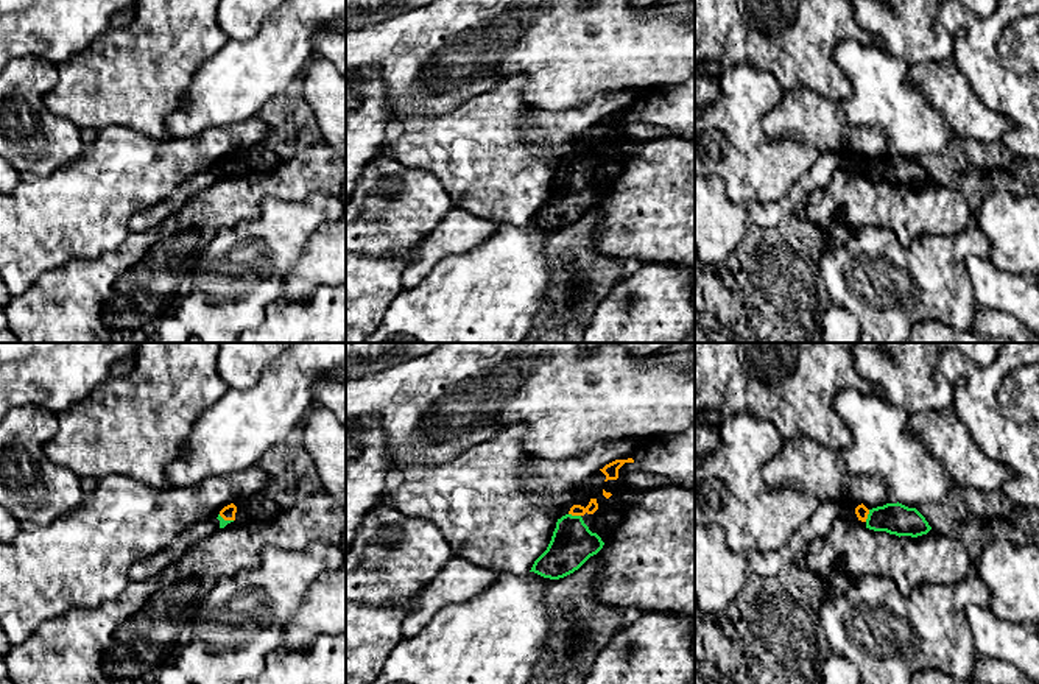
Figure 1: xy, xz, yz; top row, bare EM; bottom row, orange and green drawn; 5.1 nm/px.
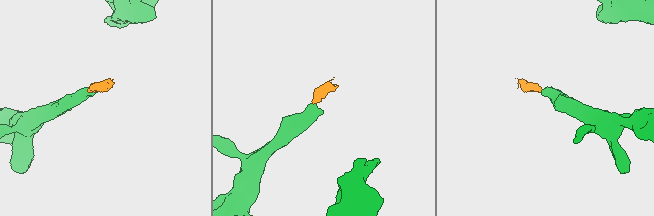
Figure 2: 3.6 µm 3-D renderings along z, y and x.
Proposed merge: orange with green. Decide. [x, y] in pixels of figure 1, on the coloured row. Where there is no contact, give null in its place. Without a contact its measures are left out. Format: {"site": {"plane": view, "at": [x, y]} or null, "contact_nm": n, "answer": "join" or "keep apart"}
{"site": {"plane": "xz", "at": [575, 514]}, "contact_nm": 70, "answer": "join"}

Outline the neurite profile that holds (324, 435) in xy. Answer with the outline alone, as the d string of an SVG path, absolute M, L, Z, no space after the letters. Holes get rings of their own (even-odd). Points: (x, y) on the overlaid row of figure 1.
M324 407L310 408L301 419L302 446L312 457L321 491L346 509L346 424Z

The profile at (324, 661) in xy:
M346 634L318 636L305 650L276 648L265 670L243 684L346 684Z

